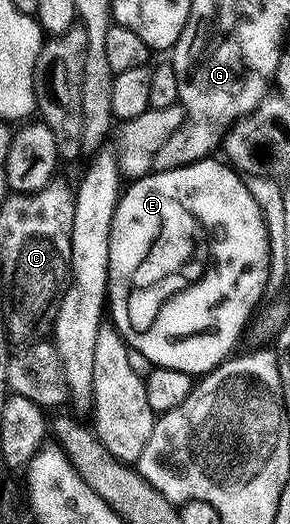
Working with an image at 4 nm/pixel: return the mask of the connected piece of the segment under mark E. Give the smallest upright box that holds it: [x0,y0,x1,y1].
[108,157,272,377]

